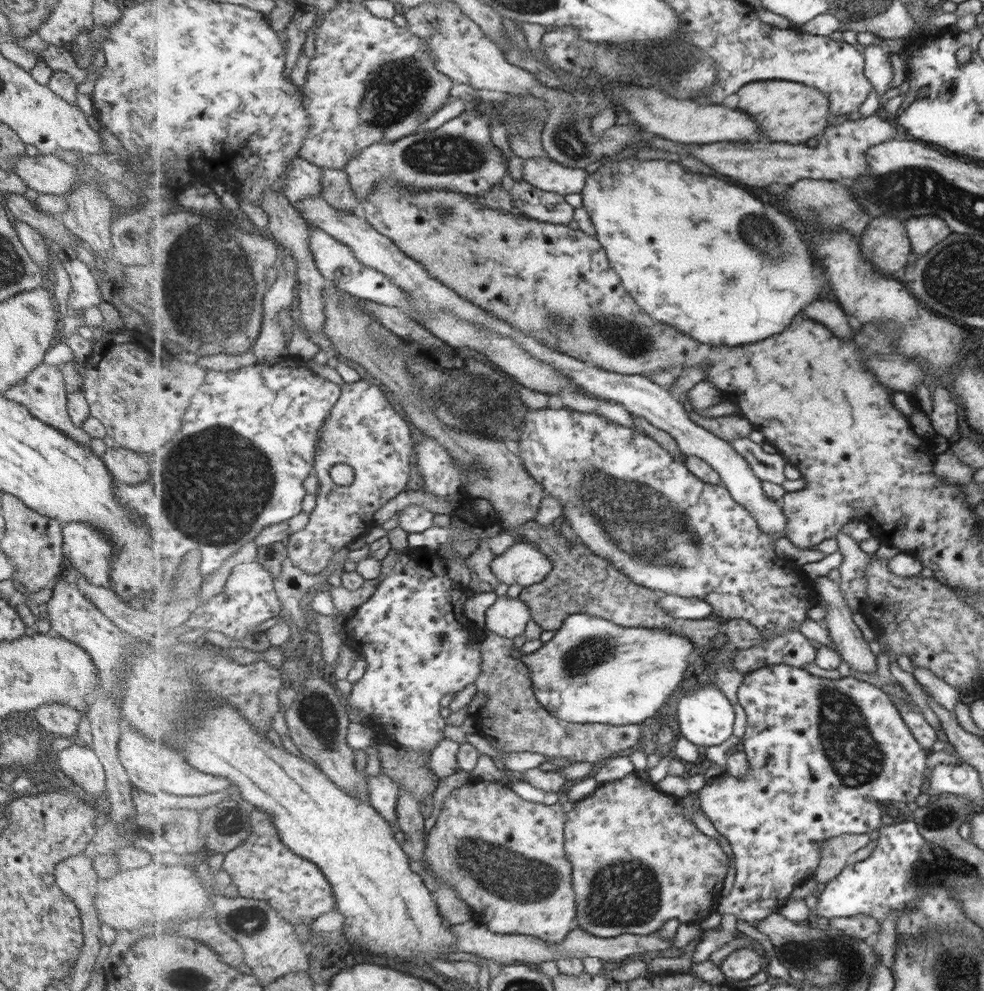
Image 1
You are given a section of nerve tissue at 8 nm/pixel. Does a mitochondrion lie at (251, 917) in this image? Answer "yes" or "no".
yes

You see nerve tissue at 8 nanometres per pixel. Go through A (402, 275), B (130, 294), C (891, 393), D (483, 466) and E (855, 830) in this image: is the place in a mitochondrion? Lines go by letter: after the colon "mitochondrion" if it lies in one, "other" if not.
A: other
B: other
C: other
D: mitochondrion
E: other

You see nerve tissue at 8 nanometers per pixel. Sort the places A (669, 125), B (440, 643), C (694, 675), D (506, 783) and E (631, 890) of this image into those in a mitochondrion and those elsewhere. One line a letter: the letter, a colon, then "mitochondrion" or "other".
A: other
B: mitochondrion
C: other
D: other
E: mitochondrion

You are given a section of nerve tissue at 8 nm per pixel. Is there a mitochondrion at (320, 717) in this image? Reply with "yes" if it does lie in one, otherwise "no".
yes

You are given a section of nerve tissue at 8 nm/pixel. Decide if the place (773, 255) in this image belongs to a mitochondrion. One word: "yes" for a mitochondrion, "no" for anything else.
yes

